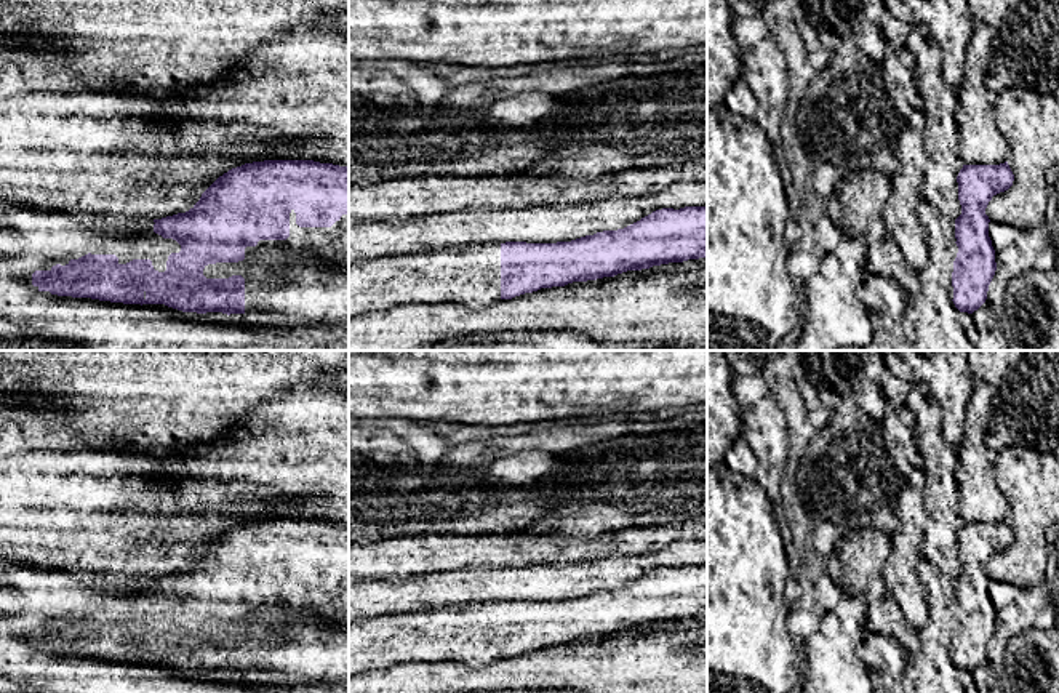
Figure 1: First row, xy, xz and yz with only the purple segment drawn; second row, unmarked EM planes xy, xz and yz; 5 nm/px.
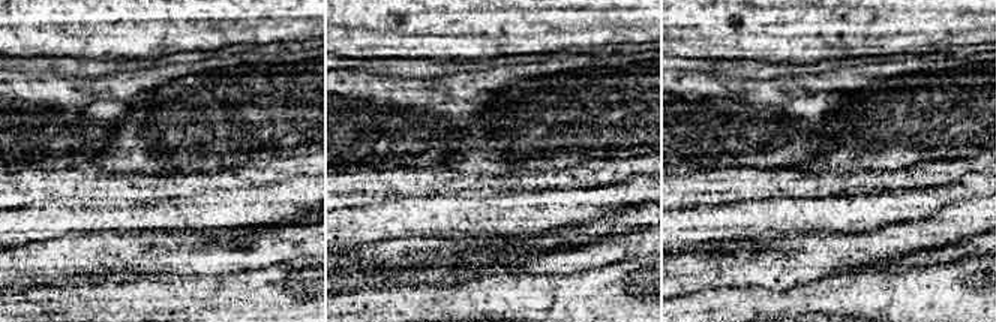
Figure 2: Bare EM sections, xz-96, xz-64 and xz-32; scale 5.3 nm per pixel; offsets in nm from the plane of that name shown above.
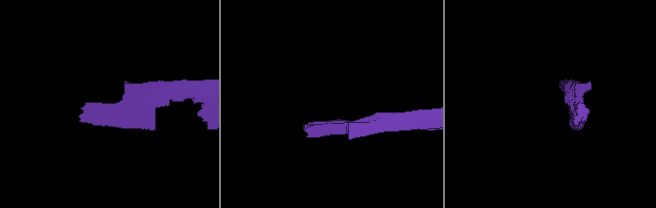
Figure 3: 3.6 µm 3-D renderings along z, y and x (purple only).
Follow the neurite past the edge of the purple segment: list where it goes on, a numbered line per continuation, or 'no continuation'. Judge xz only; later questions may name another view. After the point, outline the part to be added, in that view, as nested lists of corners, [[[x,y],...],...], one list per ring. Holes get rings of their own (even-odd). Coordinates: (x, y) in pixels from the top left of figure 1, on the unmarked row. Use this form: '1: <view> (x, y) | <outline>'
1: xz (472, 634) | [[[501,602],[349,623],[349,675],[405,661],[486,666],[501,658]]]

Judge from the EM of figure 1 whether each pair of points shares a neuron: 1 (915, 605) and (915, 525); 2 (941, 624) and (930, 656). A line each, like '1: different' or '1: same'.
1: same
2: same

